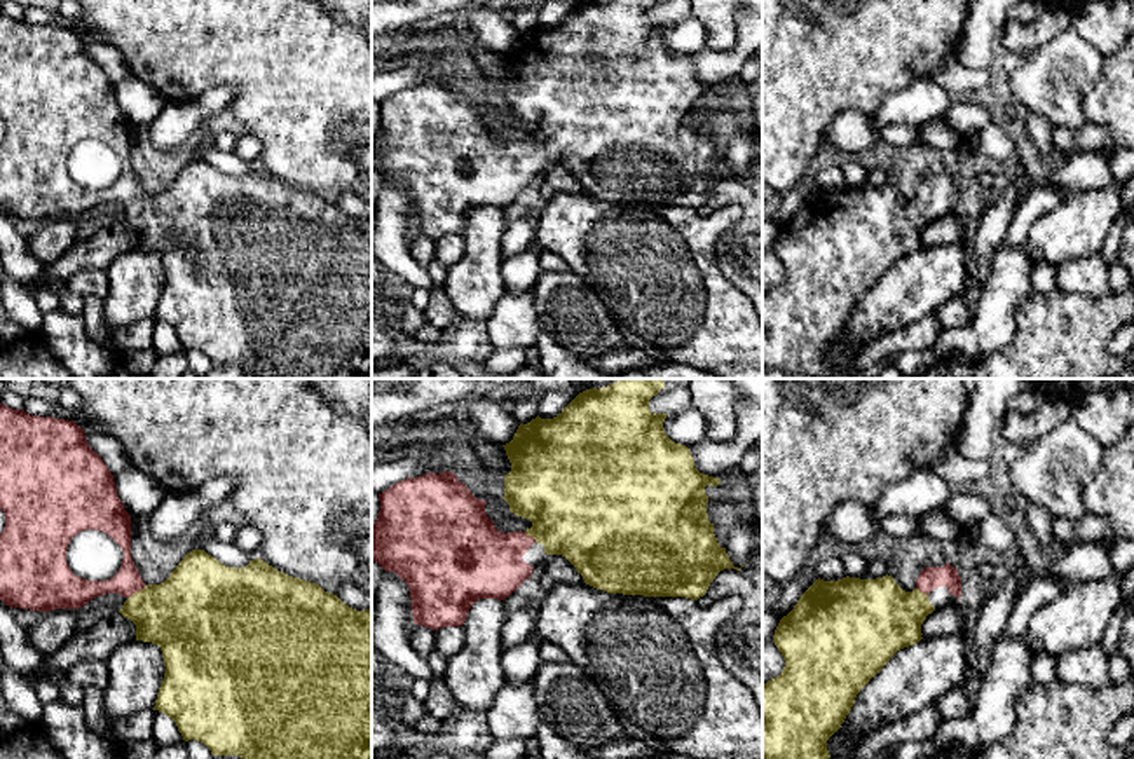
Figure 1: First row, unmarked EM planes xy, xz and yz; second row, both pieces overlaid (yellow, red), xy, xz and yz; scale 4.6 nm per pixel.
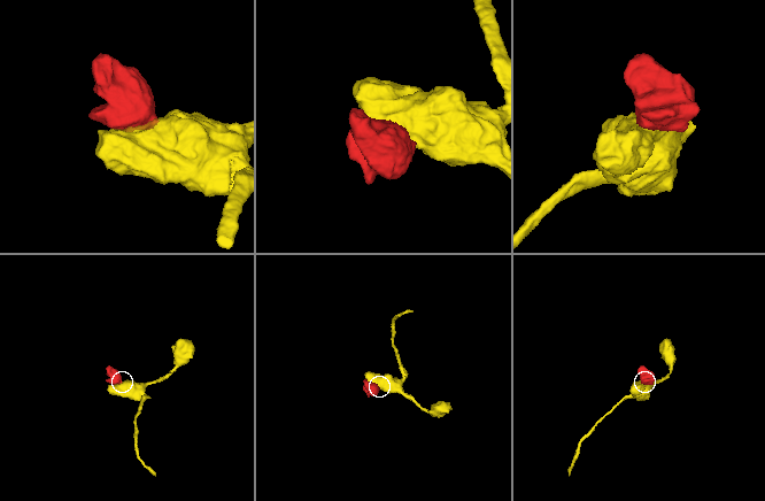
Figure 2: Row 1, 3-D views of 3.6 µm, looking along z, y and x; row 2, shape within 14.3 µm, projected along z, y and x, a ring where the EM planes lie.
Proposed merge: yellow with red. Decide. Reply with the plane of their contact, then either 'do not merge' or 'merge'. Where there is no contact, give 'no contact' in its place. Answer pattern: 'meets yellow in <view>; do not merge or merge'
meets yellow in xy; merge

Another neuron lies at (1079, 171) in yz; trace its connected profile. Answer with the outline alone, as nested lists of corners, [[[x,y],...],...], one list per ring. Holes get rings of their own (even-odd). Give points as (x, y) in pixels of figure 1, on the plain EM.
[[[1094,152],[1059,155],[1054,154],[1049,161],[1050,183],[1061,183],[1071,192],[1087,188],[1124,187],[1113,178],[1108,161]]]

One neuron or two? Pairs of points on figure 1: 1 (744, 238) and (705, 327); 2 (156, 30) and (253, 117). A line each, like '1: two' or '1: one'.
1: two
2: one

